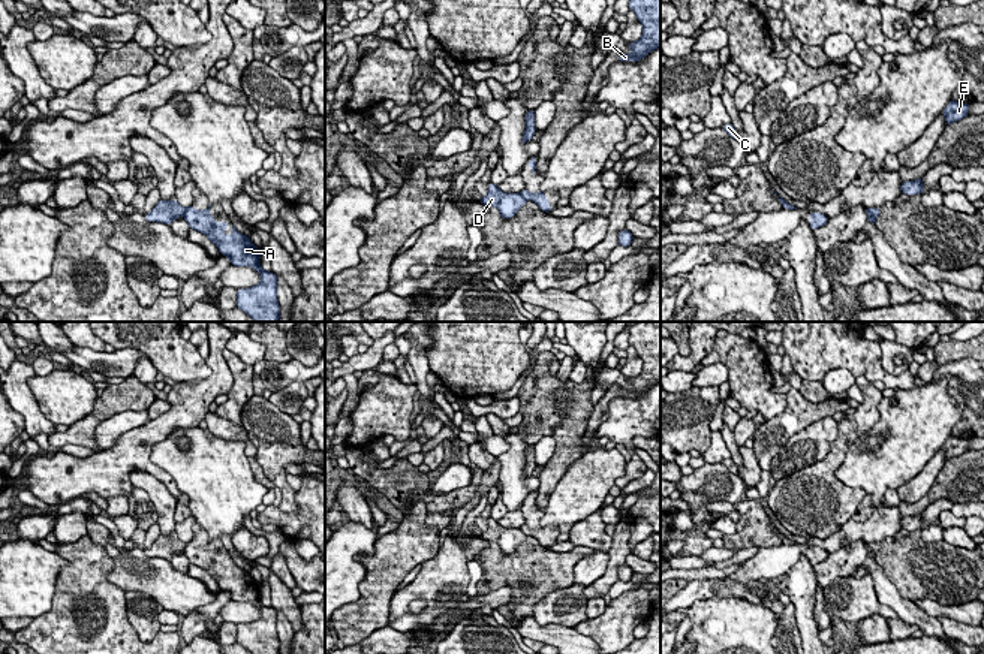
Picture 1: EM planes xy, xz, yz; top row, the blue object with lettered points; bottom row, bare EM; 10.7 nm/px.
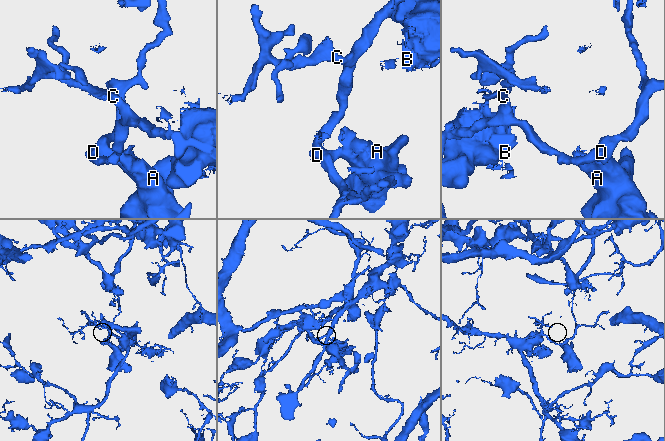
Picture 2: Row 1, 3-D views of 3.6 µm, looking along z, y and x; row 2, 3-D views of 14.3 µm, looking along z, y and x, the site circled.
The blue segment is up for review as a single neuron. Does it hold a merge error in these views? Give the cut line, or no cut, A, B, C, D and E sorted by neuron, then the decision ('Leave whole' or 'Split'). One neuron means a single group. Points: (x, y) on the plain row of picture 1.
Split along xz (518, 529), (524, 536). Groups: A B / C D E. Split

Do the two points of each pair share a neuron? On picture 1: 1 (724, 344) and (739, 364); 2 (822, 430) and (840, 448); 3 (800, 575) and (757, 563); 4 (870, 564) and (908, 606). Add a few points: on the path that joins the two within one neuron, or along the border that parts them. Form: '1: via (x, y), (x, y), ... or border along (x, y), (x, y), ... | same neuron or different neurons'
1: via (728, 349), (739, 359) | same neuron
2: border along (837, 422), (837, 437), (830, 451), (811, 466) | different neurons
3: border along (802, 554), (784, 573) | different neurons
4: via (879, 576), (884, 588), (896, 600) | same neuron

